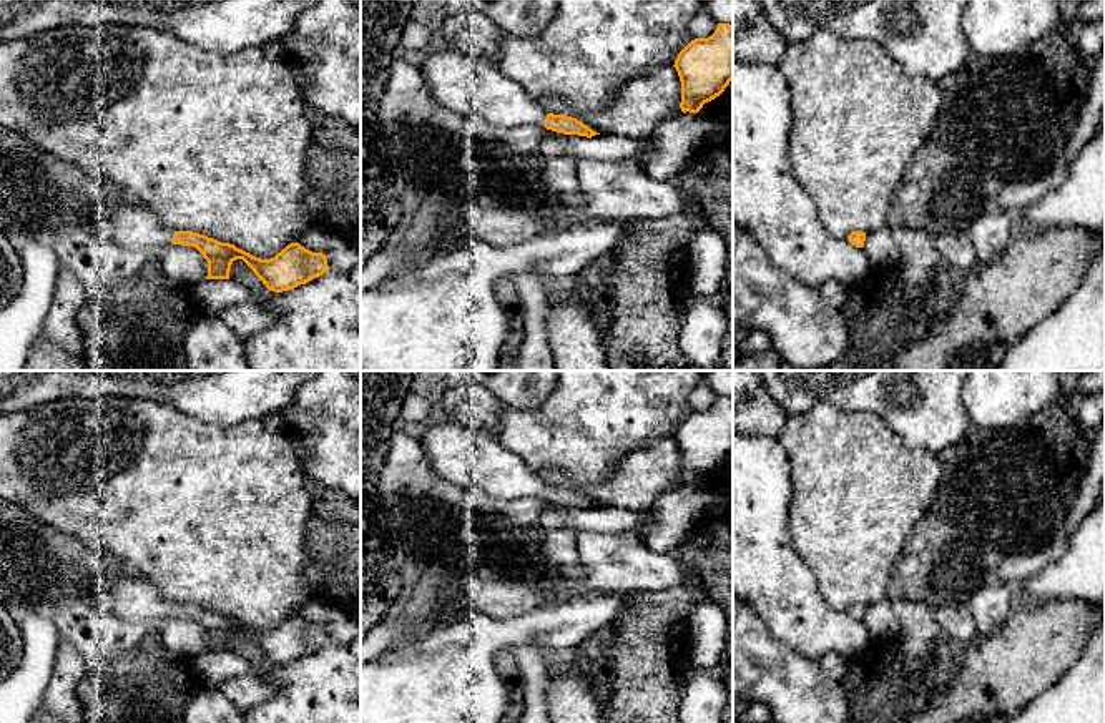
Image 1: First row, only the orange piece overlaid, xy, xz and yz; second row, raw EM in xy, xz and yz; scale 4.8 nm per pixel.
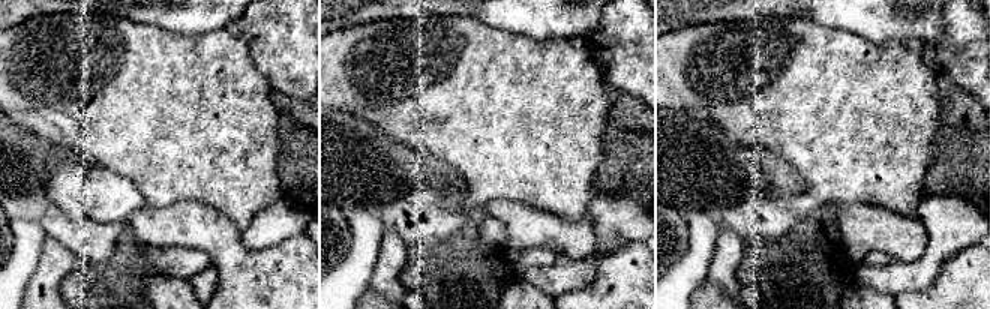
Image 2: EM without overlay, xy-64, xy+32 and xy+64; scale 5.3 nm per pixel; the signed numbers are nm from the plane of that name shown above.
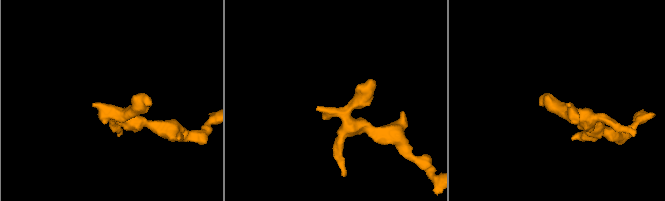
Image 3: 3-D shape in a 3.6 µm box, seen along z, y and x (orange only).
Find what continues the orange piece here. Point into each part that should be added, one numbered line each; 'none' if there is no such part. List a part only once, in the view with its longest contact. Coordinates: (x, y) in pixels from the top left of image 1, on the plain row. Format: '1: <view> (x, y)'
1: xy (137, 599)

